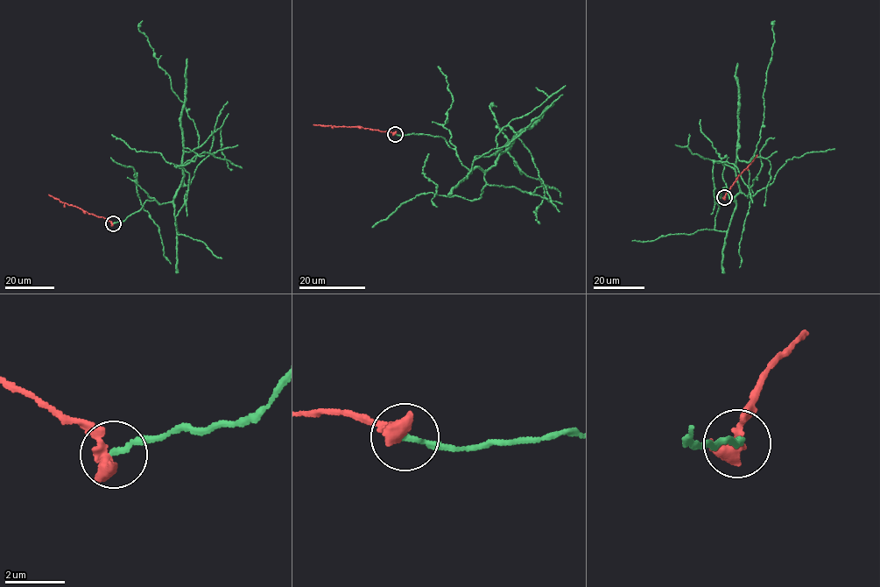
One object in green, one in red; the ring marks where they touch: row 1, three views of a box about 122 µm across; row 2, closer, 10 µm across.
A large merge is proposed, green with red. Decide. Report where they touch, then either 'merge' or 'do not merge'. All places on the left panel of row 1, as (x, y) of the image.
(113, 223) | do not merge

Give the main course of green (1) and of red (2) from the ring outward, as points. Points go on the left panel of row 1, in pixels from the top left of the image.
1: (113, 223), (146, 201), (172, 201), (184, 176), (183, 152), (199, 144), (185, 104), (138, 30), (142, 20)
2: (112, 223), (48, 194)

